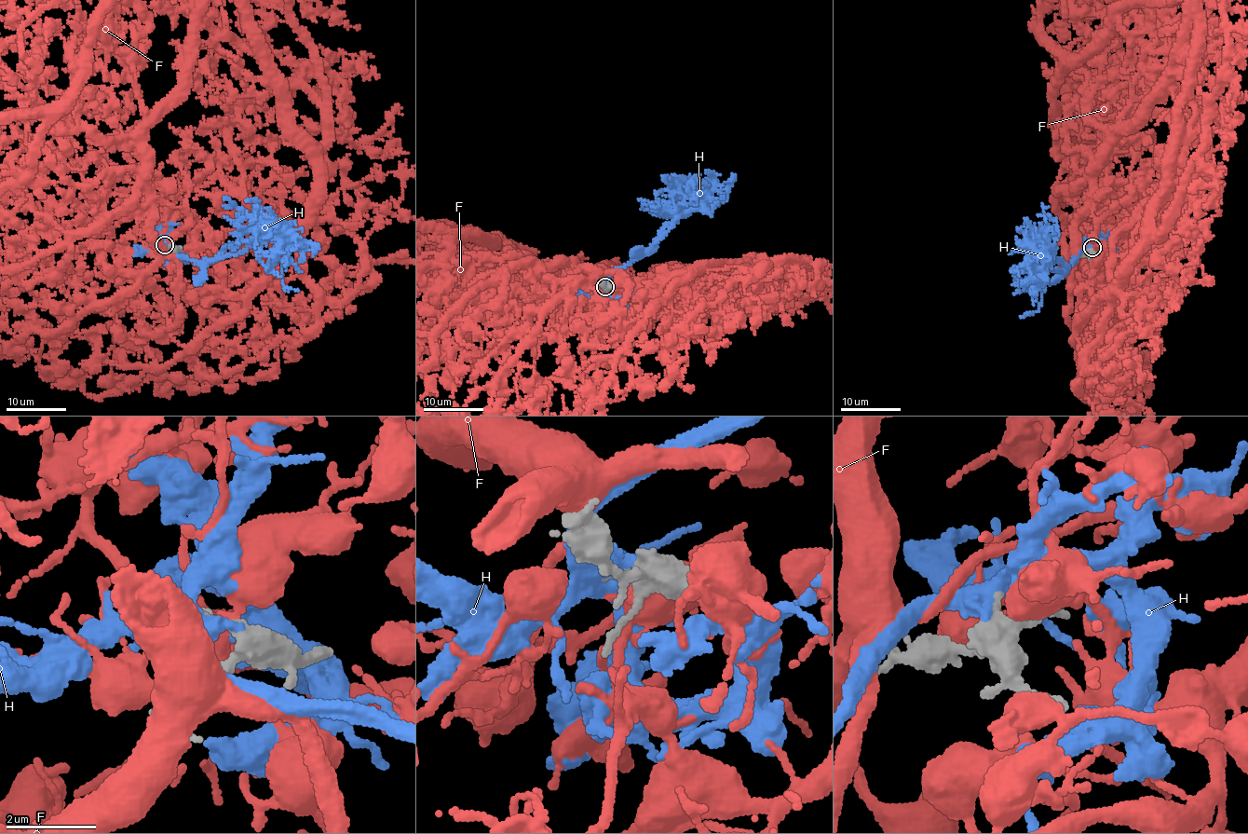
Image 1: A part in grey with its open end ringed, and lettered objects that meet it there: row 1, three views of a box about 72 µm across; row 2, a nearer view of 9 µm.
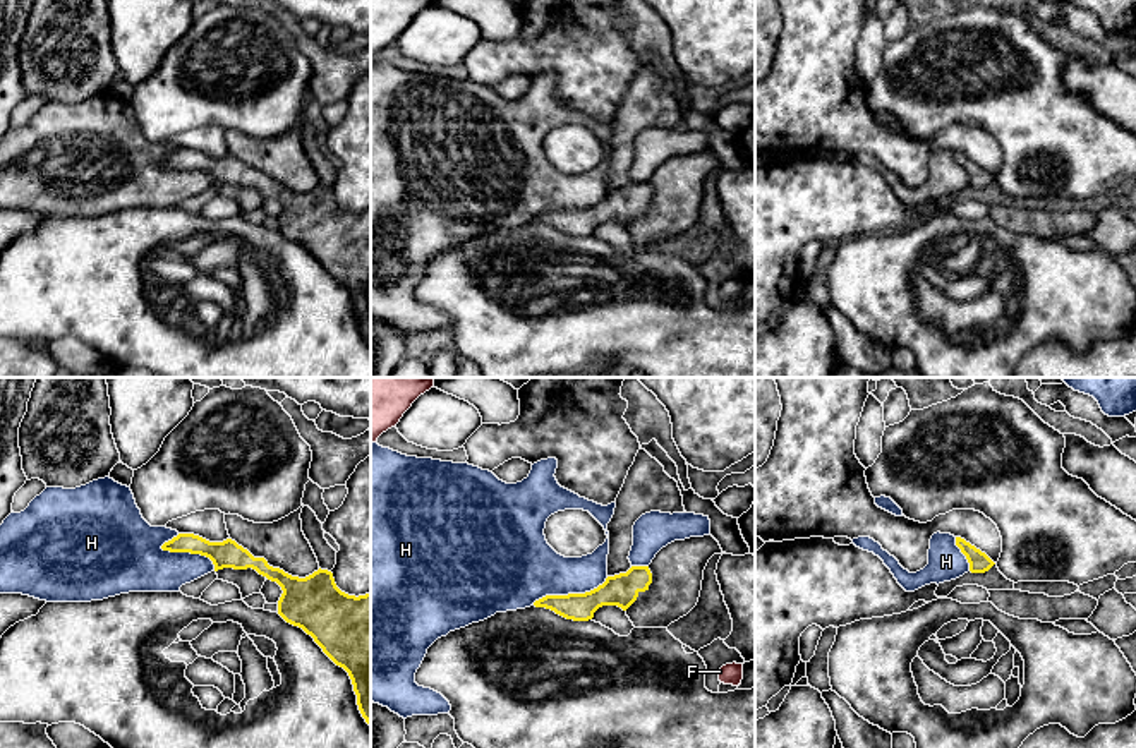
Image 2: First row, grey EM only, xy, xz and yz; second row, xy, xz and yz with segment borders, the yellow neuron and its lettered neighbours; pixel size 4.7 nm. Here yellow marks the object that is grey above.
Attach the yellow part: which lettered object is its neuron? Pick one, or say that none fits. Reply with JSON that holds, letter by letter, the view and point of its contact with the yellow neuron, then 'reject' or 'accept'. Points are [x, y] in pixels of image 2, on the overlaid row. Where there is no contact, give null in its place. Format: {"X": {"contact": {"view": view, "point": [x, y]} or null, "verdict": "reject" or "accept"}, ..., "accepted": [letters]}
{"F": {"contact": null, "verdict": "reject"}, "H": {"contact": {"view": "xy", "point": [191, 553]}, "verdict": "accept"}, "accepted": ["H"]}

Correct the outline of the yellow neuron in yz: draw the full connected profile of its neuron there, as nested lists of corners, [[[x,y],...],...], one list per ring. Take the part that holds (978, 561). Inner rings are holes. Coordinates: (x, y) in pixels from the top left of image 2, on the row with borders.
[[[940,532],[930,539],[928,564],[916,573],[904,570],[894,556],[870,537],[853,539],[853,544],[879,556],[906,592],[915,592],[930,583],[951,582],[968,571],[985,573],[995,564],[985,552],[964,539]]]

